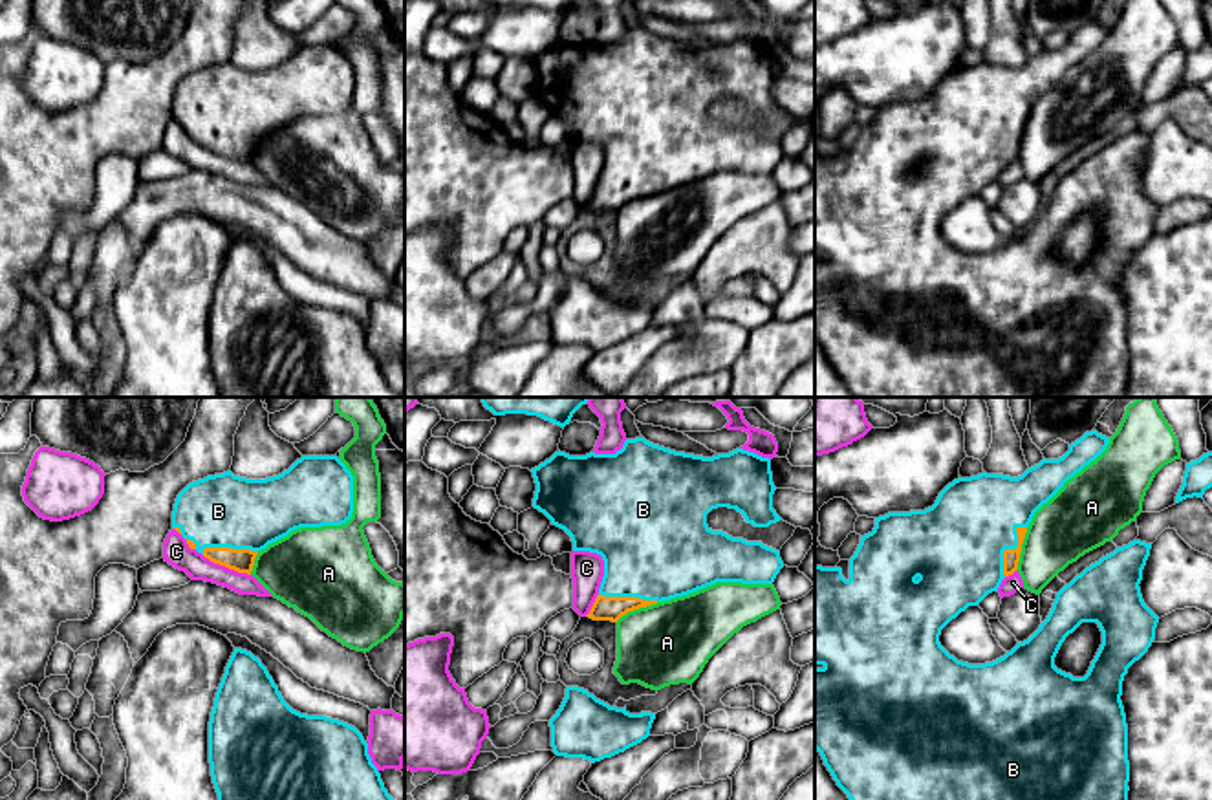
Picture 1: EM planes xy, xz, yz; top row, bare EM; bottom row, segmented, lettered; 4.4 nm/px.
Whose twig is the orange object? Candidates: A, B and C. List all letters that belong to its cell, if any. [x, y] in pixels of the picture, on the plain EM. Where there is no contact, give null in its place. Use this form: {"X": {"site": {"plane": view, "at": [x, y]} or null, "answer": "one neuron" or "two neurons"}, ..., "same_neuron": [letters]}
{"A": {"site": {"plane": "yz", "at": [1020, 140]}, "answer": "two neurons"}, "B": {"site": {"plane": "yz", "at": [1011, 140]}, "answer": "one neuron"}, "C": {"site": {"plane": "xy", "at": [226, 156]}, "answer": "two neurons"}, "same_neuron": ["B"]}

